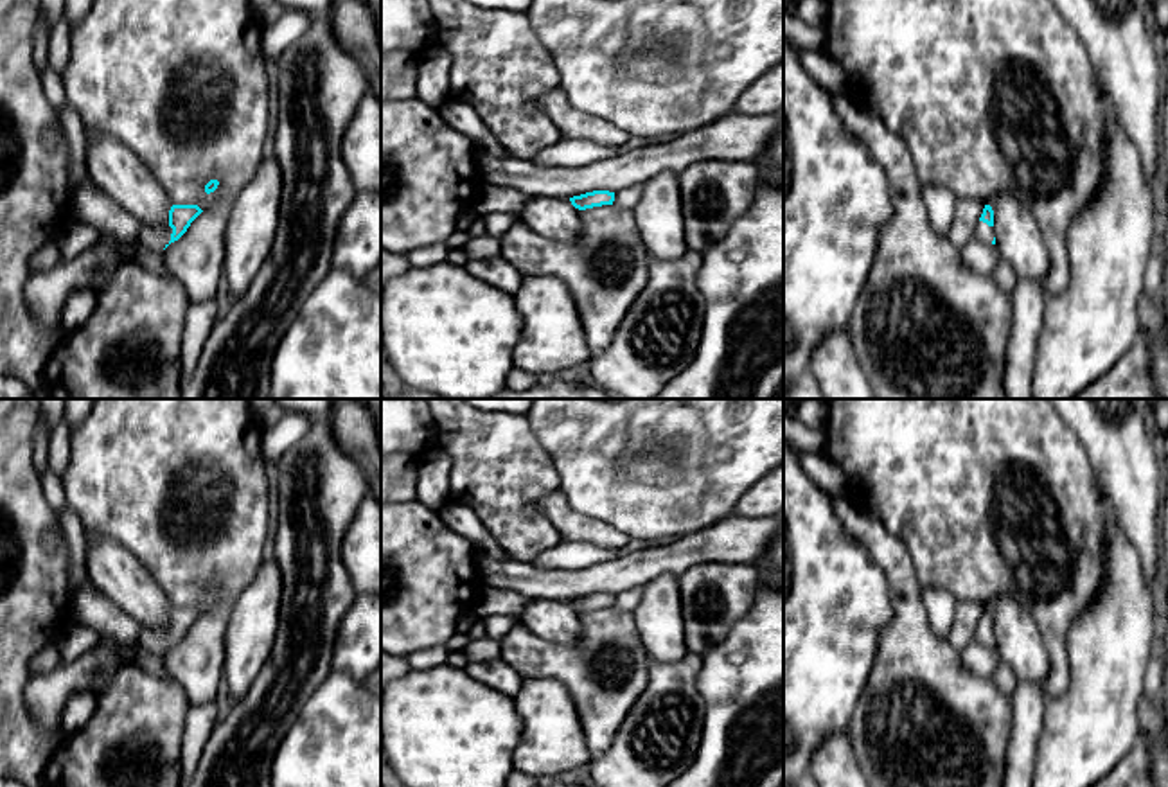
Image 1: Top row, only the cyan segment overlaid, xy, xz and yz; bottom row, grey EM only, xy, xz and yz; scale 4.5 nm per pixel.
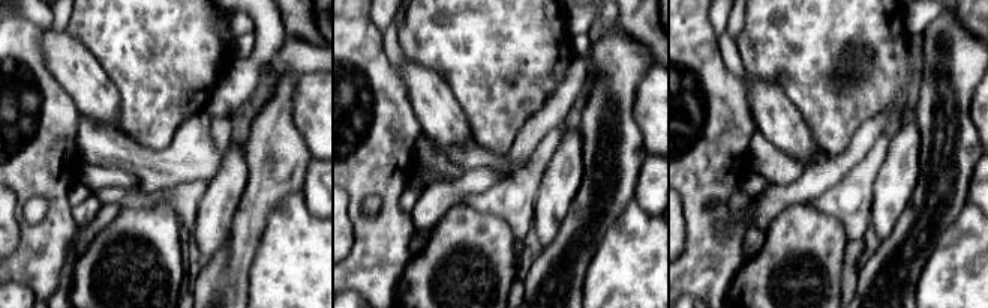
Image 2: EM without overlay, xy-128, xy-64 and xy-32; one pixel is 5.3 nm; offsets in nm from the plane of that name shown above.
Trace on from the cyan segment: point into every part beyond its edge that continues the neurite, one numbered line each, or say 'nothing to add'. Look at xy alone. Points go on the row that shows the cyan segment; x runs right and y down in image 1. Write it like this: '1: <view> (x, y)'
1: xy (150, 238)

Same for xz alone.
nothing to add

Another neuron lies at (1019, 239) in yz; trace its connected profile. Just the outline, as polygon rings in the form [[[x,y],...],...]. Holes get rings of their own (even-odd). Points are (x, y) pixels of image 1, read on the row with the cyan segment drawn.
[[[1001,192],[988,205],[994,210],[999,255],[1010,262],[1017,279],[1028,279],[1040,286],[1051,261],[1042,230],[1030,208],[1010,192]]]

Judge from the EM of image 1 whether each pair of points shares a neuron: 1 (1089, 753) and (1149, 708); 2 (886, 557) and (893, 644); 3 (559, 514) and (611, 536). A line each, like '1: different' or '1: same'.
1: different
2: same
3: same

